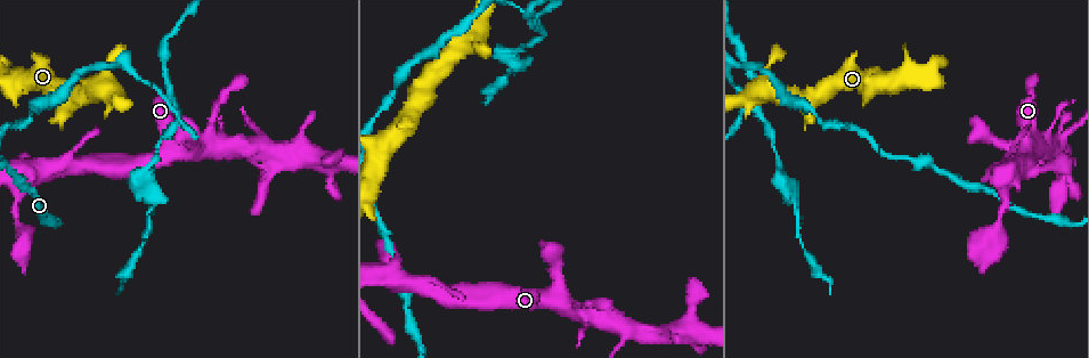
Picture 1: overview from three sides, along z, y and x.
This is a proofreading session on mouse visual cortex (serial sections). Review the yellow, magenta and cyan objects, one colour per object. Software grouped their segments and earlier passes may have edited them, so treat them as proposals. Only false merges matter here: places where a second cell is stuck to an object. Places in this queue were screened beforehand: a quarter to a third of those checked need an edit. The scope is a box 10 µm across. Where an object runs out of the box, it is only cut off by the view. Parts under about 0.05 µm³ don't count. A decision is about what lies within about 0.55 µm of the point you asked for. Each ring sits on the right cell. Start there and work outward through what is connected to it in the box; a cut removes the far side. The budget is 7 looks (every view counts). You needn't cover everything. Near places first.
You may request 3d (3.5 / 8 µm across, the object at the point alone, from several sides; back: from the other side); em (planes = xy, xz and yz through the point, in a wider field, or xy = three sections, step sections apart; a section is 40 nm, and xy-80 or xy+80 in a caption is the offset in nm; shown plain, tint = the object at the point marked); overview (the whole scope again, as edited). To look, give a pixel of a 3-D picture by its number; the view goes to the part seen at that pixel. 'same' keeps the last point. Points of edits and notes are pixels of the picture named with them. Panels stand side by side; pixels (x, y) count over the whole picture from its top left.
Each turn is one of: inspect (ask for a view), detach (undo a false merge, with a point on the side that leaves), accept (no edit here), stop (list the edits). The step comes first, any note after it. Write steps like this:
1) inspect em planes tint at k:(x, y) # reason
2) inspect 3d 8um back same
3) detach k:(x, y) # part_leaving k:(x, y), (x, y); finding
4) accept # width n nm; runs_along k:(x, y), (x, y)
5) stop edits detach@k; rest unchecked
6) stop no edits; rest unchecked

inspect 3d 3.5um at 1:(163, 153) # side arm on a straight run

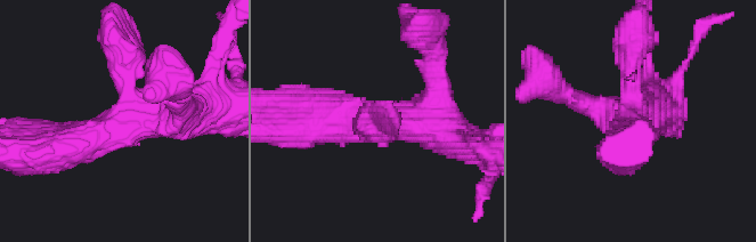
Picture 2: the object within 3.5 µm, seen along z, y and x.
inspect em xy step 5 tint at 2:(122, 121) # arms 3; arm_widths 350, 500, 600 nm; now the EM

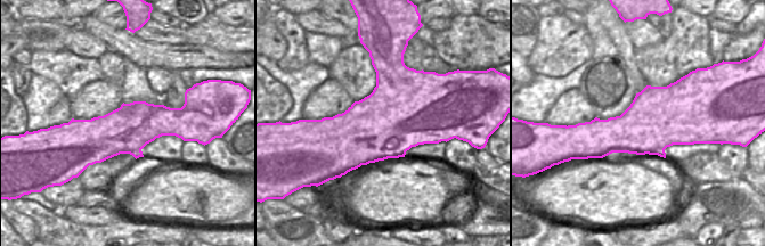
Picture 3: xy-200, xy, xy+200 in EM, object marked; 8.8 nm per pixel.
accept # runs_along 2:(121, 47), (128, 113), (55, 148); continuous, no second cell

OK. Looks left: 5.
inspect 3d 3.5um back at 1:(639, 335) # abrupt turn

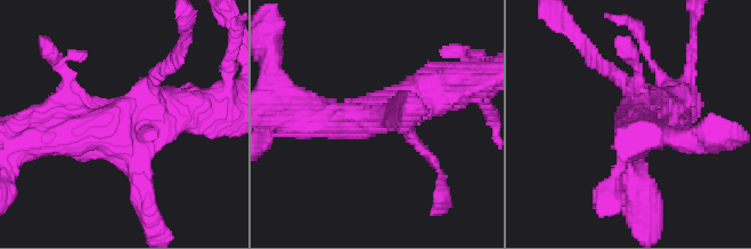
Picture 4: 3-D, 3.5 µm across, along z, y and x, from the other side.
inspect em xy step 5 tint at 4:(380, 120) # shape alone is not enough

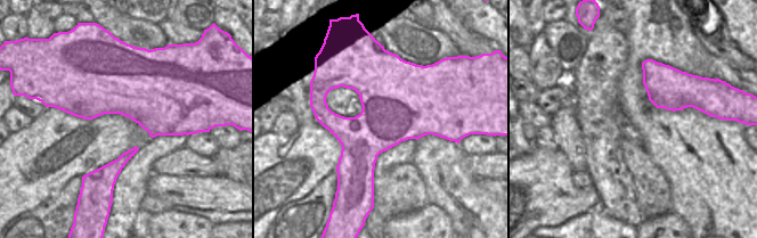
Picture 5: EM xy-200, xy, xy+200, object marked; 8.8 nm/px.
accept # runs_along 4:(179, 111), (35, 131); continuous, no second cell

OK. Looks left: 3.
inspect 3d 3.5um at 1:(534, 23) # looks like a crossing

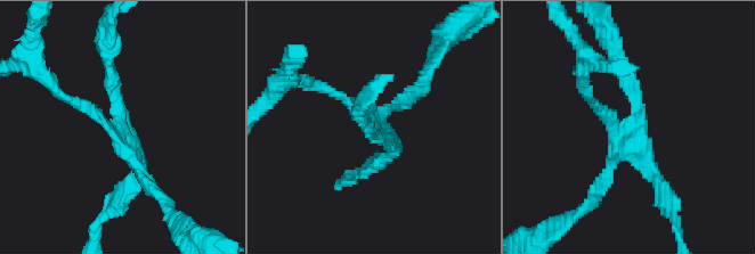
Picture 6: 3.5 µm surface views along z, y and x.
inspect em xy step 5 tint at 6:(379, 131) # shape alone is not enough

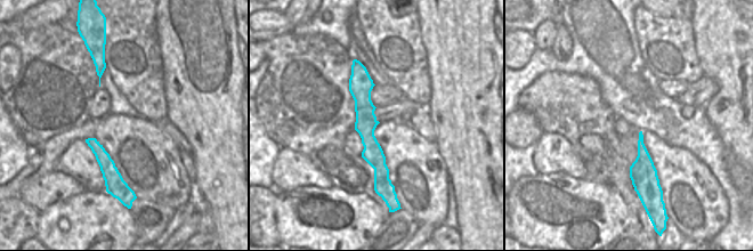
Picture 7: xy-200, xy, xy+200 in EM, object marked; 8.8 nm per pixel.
detach 6:(655, 177) # arm_widths 150, 150, 200, 200 nm; part_leaving 6:(626, 129), (639, 136), (673, 210); a second cell is stuck on

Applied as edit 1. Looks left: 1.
stop edits detach@6; rest unchecked

